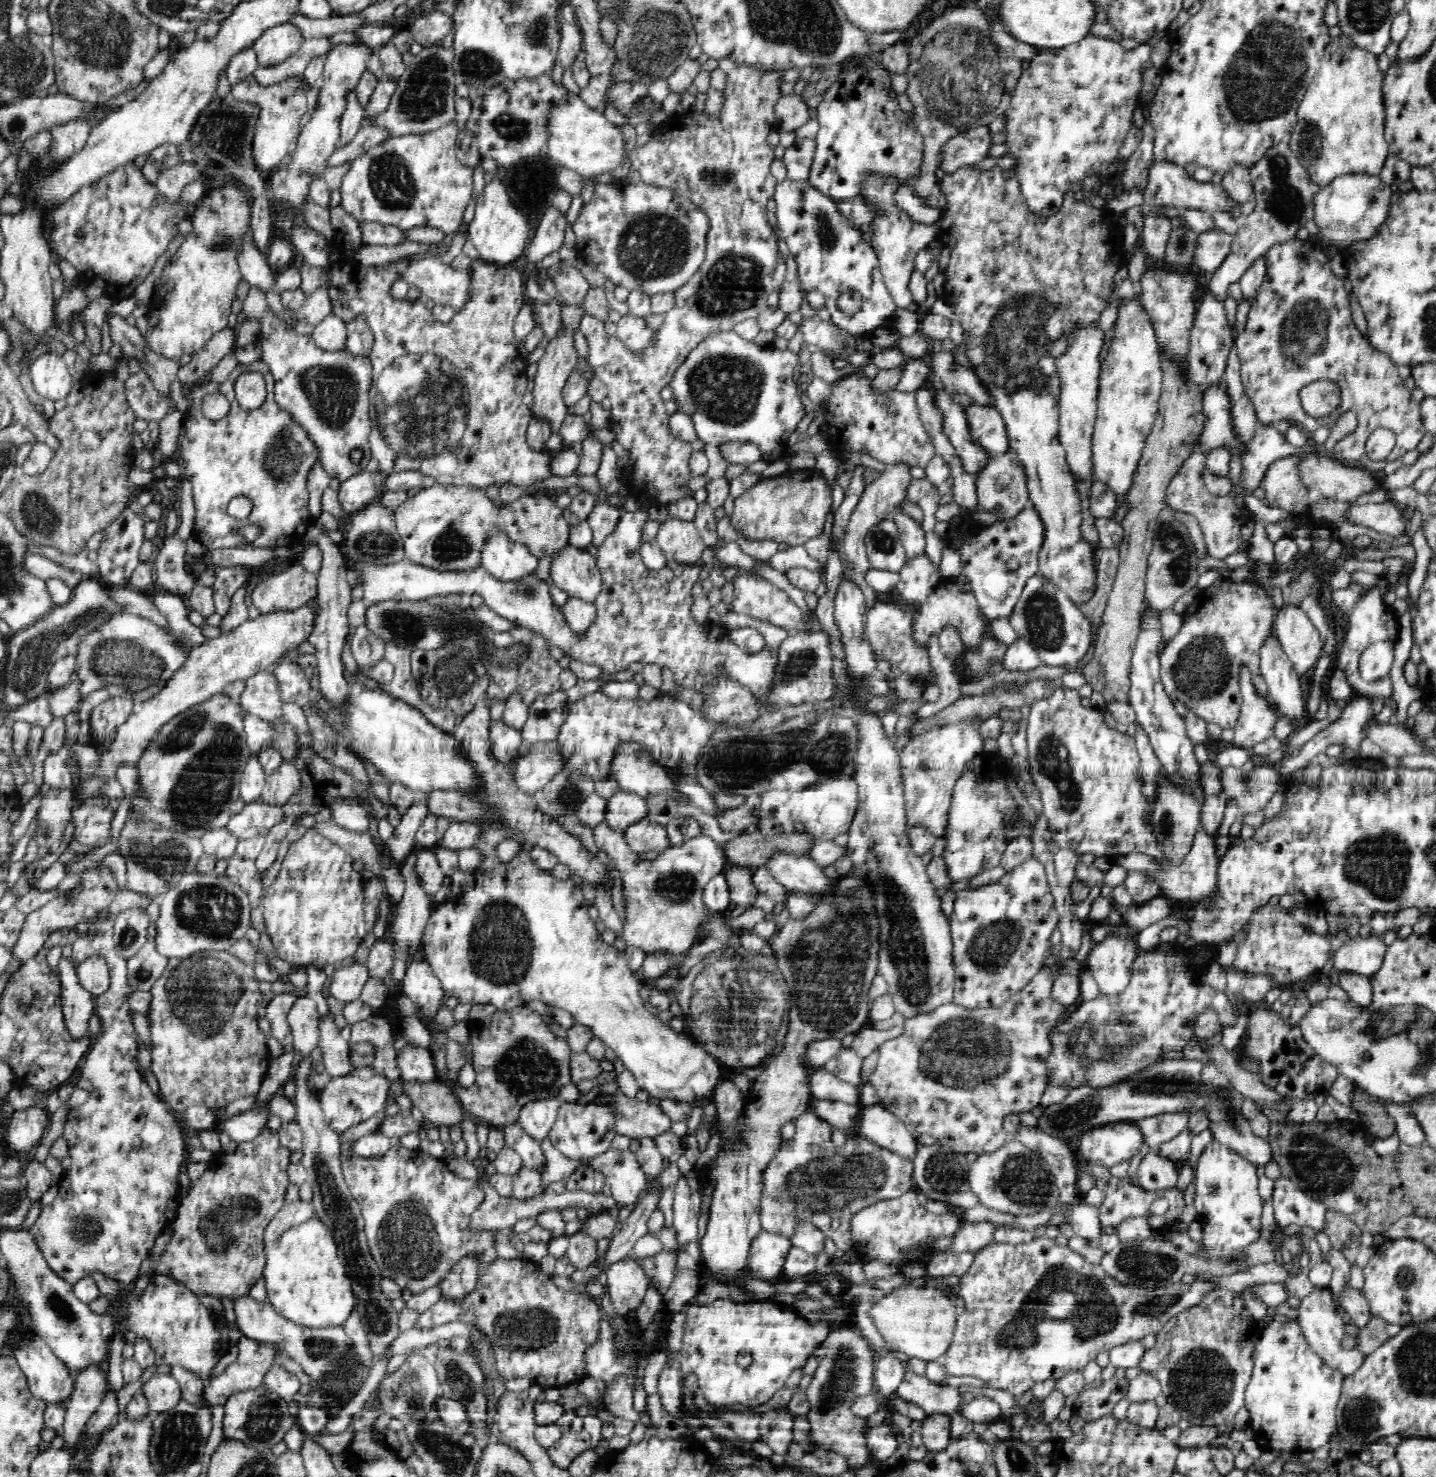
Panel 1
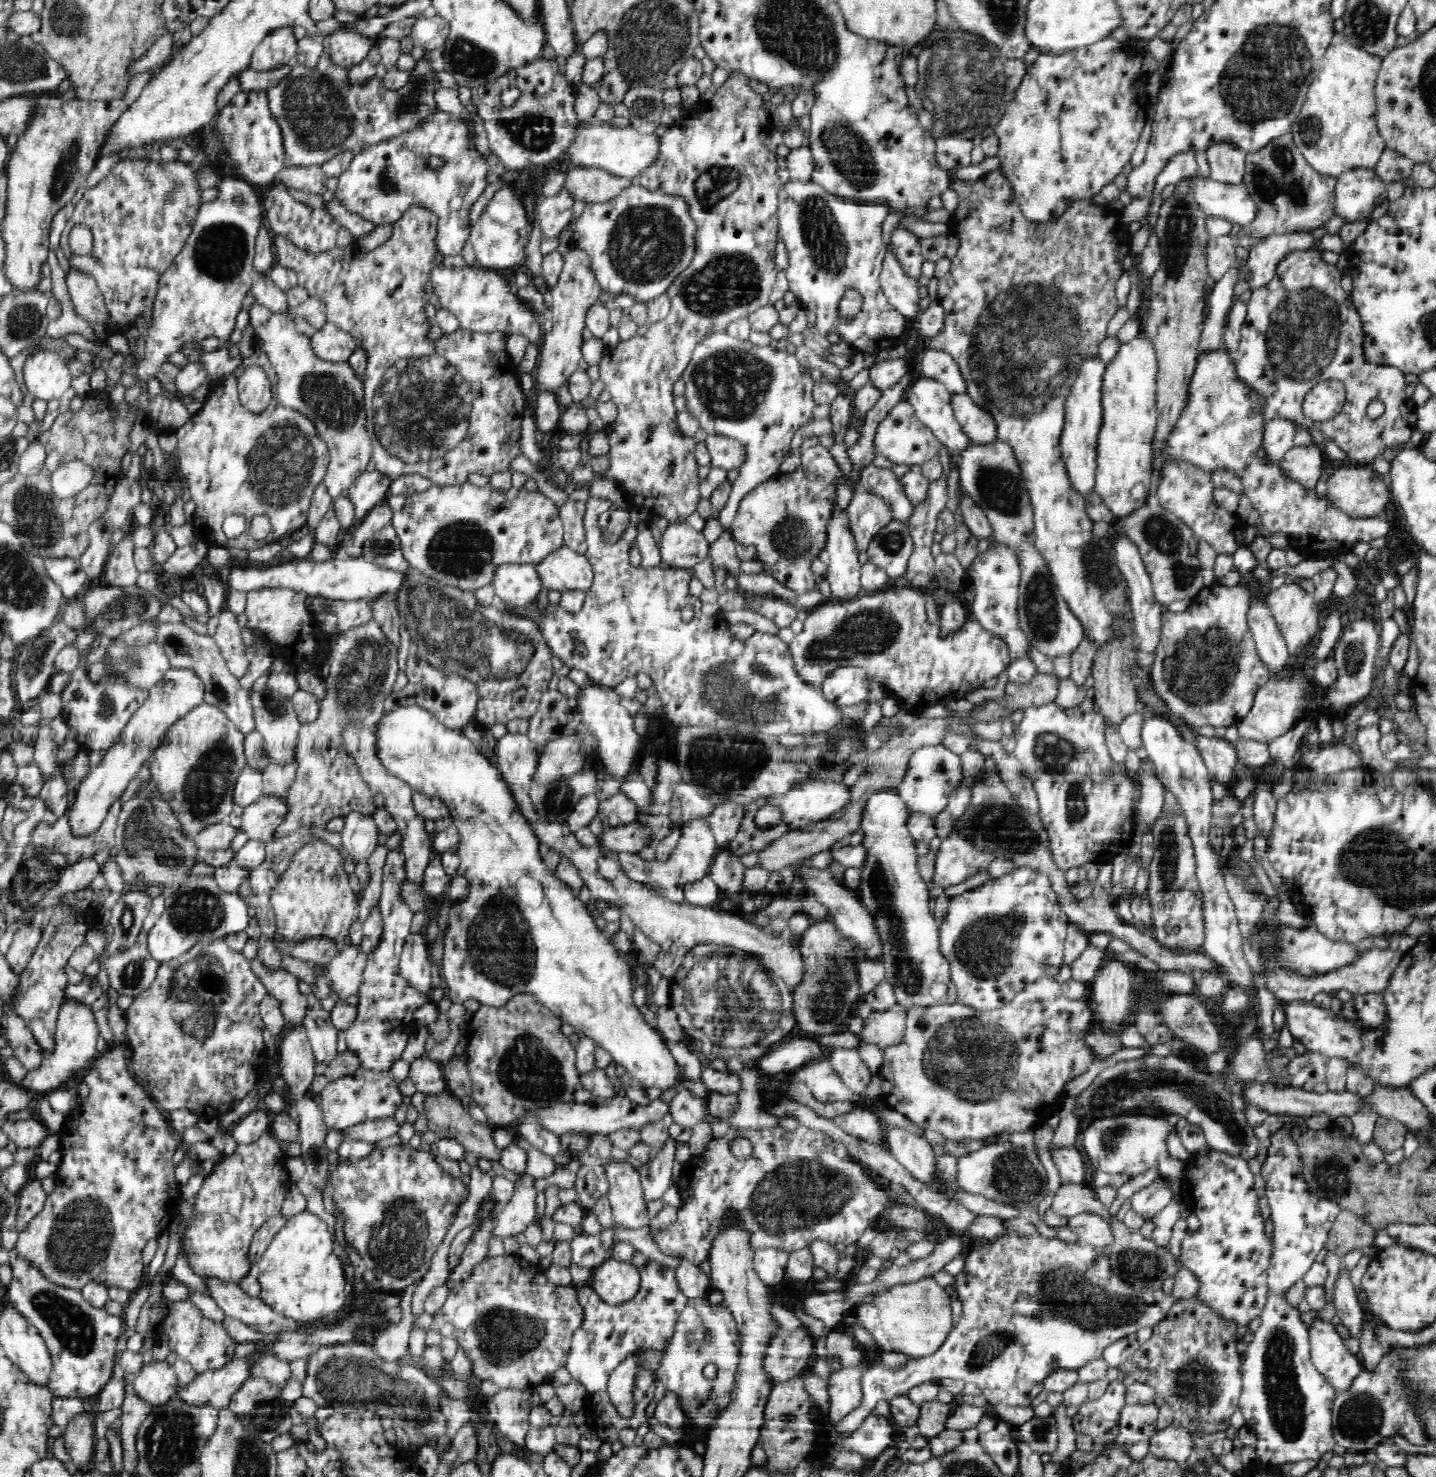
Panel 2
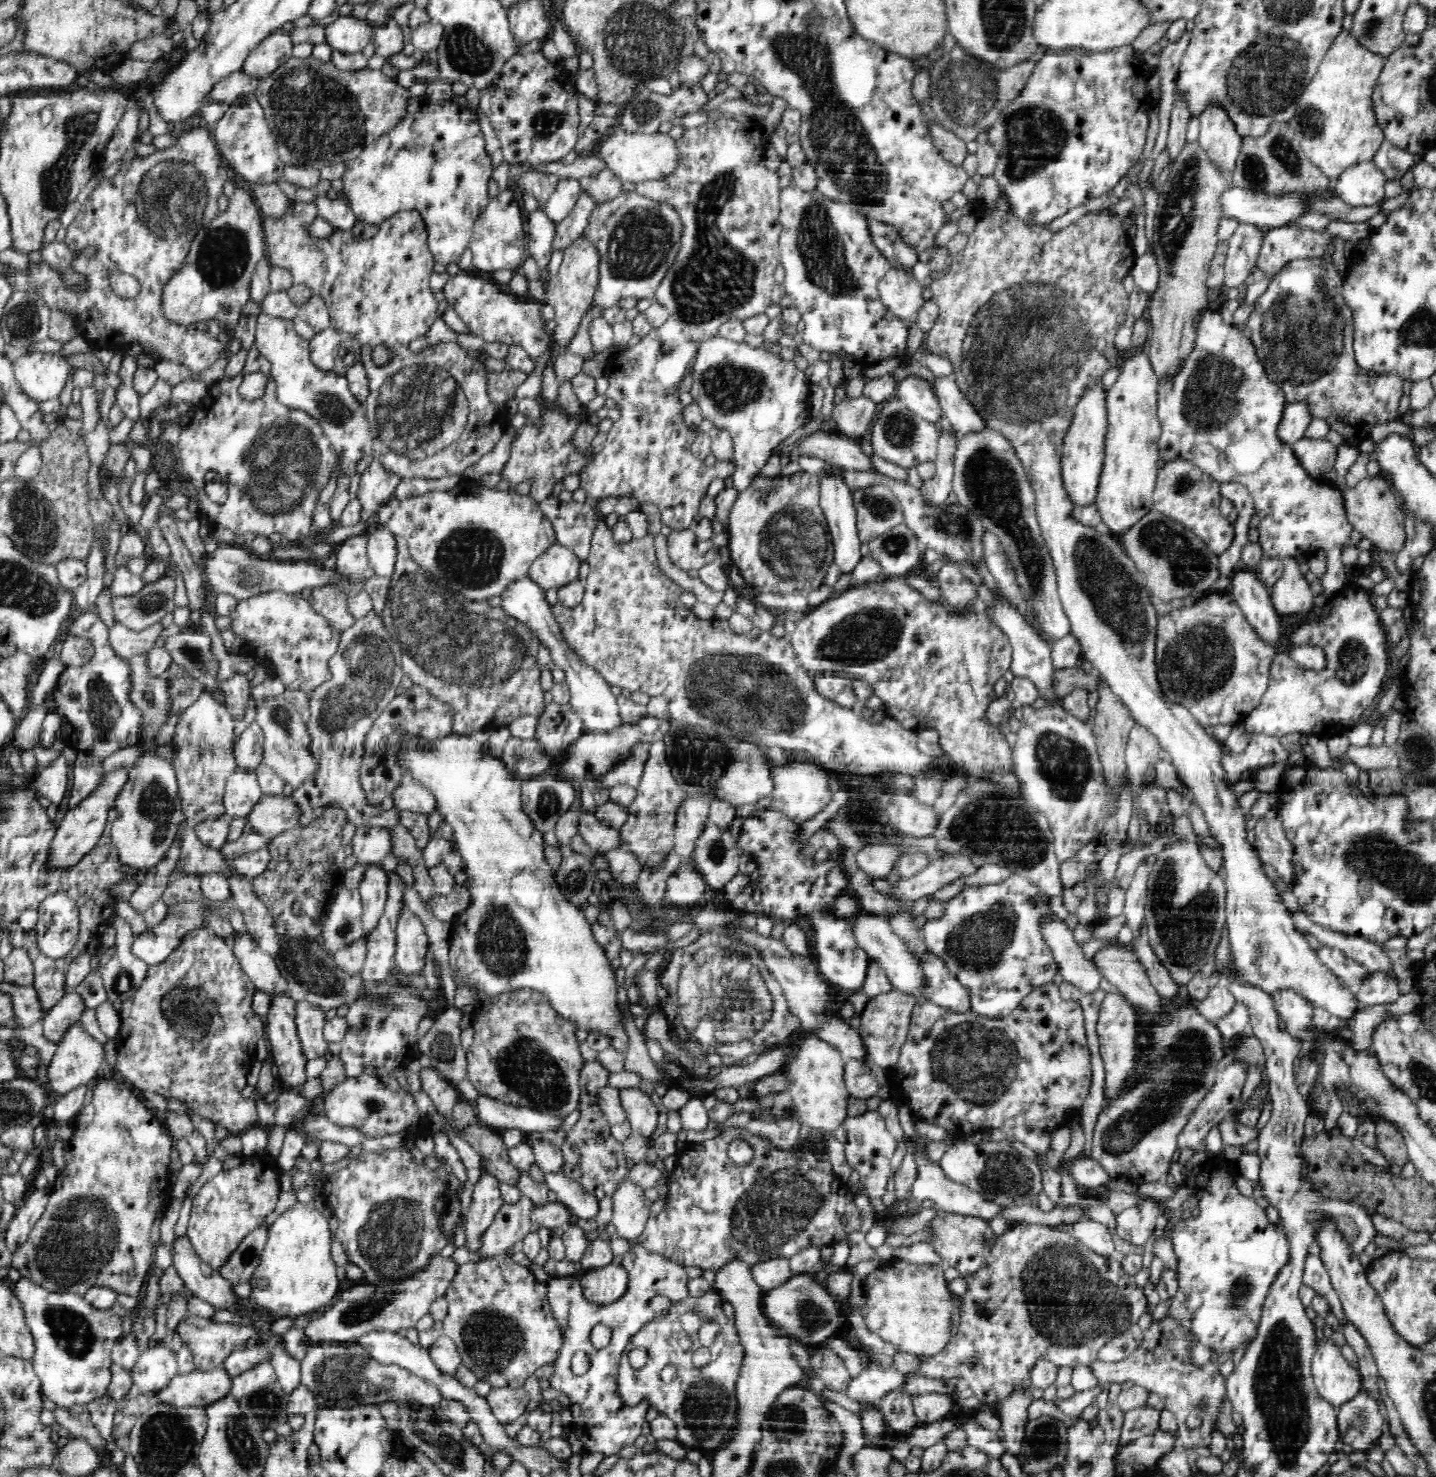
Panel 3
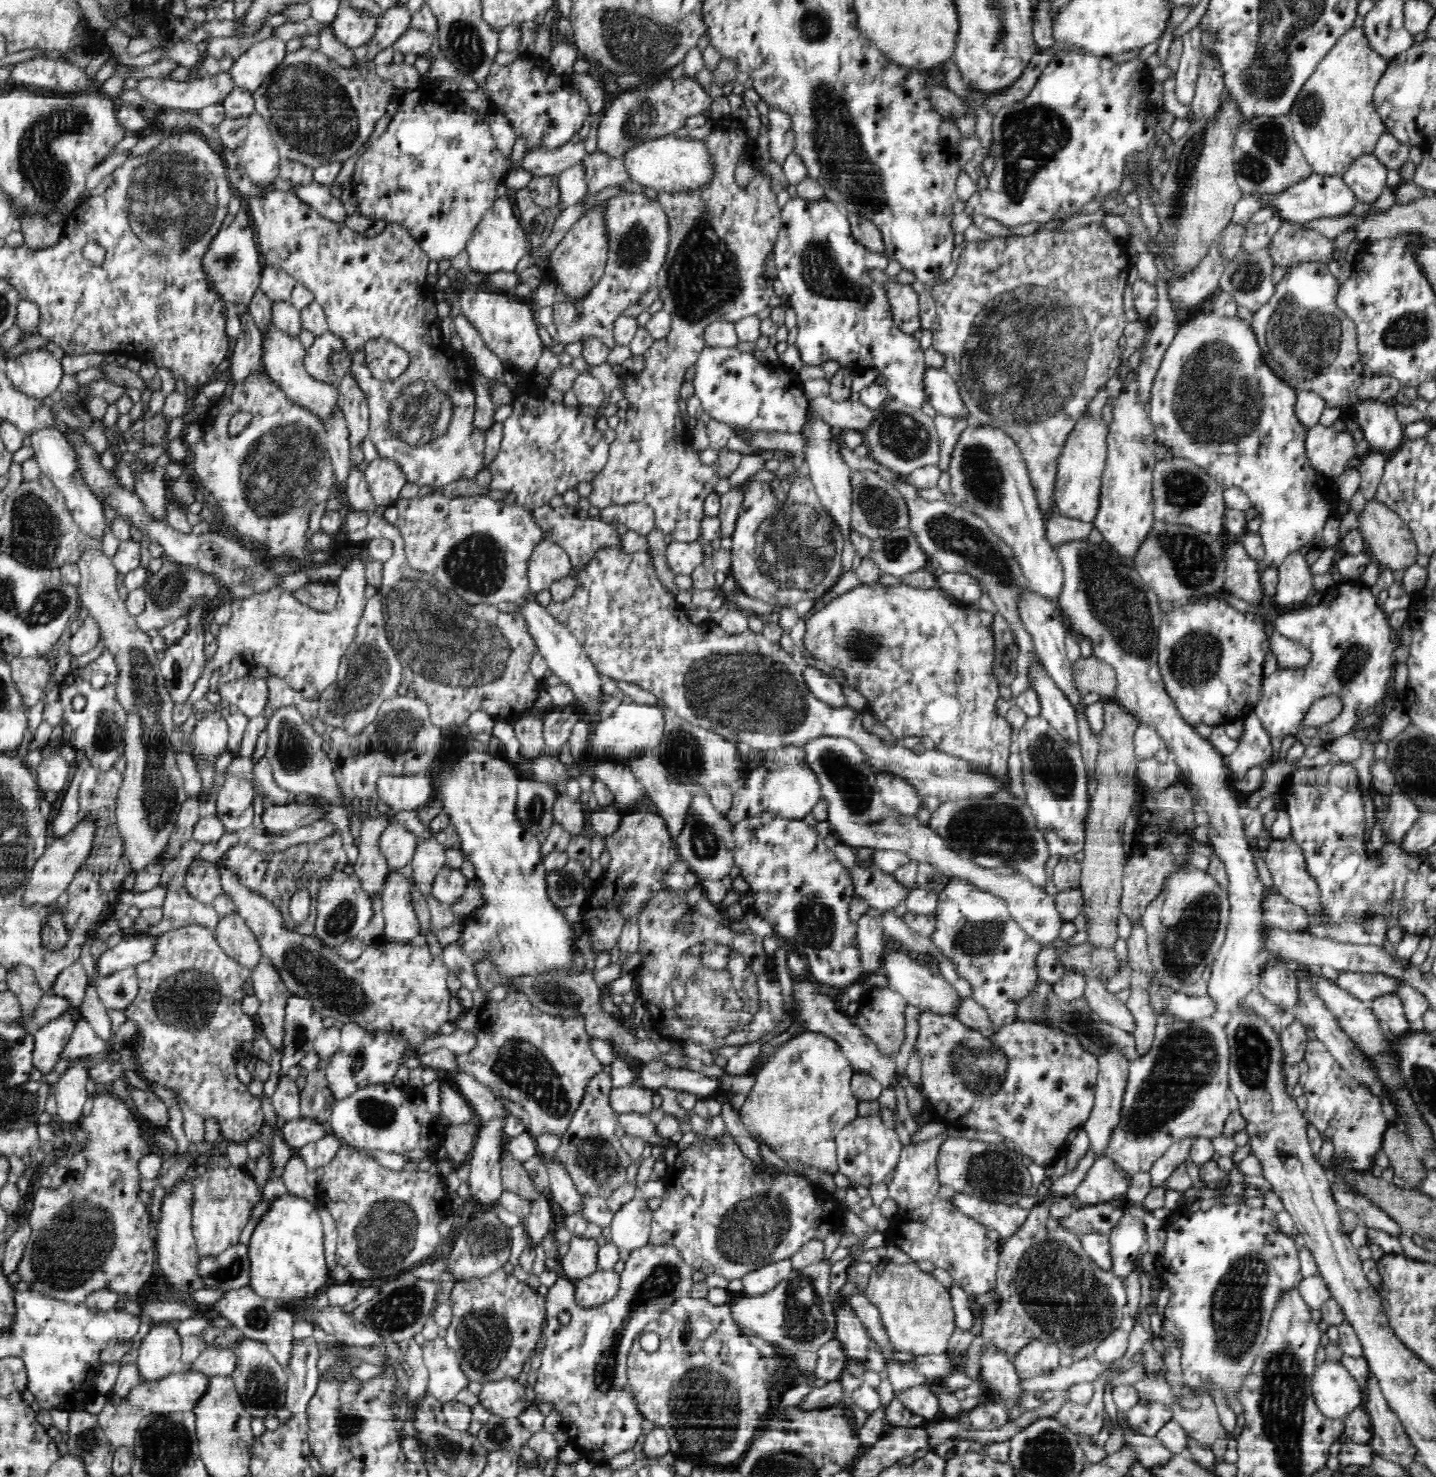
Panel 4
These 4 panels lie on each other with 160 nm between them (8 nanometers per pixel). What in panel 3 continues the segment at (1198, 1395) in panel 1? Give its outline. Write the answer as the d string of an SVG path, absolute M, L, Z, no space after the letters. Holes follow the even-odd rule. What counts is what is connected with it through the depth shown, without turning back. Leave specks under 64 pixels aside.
M1164 1318L1156 1324L1152 1323L1148 1330L1142 1332L1144 1342L1140 1348L1120 1363L1106 1363L1096 1359L1089 1364L1090 1370L1098 1381L1107 1380L1115 1389L1123 1383L1131 1381L1135 1386L1142 1387L1147 1393L1157 1394L1164 1402L1165 1409L1175 1415L1178 1434L1182 1445L1195 1455L1206 1457L1210 1454L1212 1432L1216 1426L1218 1404L1226 1396L1224 1382L1218 1374L1218 1366L1214 1362L1204 1364L1204 1368L1194 1368L1190 1364L1190 1334L1180 1328L1180 1321L1173 1318ZM1200 1404L1206 1404L1206 1410L1200 1410Z

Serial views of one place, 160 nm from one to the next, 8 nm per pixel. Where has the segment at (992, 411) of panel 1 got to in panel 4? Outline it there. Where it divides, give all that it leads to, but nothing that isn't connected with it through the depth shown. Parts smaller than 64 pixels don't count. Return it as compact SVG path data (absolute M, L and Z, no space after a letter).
M927 367L924 373L927 401L937 413L950 416L954 420L969 420L969 409L962 400L957 381L944 367Z

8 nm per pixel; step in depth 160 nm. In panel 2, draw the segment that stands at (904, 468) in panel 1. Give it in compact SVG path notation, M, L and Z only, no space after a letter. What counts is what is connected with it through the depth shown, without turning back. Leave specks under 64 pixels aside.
M856 492L847 509L850 521L850 533L854 537L856 549L867 550L876 534L889 522L892 516L890 509L881 499L865 492Z

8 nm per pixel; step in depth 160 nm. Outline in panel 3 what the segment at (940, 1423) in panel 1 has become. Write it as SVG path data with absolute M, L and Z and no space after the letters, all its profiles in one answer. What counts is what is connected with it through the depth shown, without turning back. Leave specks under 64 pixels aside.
M934 1392L916 1394L916 1396L912 1395L912 1403L917 1421L921 1426L951 1418L953 1402L950 1395L935 1394Z

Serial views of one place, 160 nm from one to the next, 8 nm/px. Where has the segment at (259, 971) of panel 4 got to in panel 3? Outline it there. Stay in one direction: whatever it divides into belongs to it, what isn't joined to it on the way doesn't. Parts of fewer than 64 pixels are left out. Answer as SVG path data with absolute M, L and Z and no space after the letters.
M278 994L277 997L271 997L271 1007L264 1016L265 1033L267 1045L270 1051L270 1060L278 1068L279 1082L285 1087L299 1089L306 1082L306 1059L305 1050L302 1049L301 1038L298 1037L297 1024L295 1023L295 1008L297 1002L287 994Z

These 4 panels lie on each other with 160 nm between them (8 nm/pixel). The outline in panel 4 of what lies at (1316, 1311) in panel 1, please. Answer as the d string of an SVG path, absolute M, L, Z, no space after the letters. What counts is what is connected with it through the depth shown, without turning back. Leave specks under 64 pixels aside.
M1325 1360L1317 1366L1311 1390L1318 1410L1328 1419L1343 1419L1364 1404L1356 1380L1340 1361Z

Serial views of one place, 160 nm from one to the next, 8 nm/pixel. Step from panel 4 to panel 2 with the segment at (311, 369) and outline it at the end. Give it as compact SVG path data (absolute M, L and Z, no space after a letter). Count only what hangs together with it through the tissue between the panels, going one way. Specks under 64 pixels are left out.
M326 322L311 336L313 351L322 360L330 362L349 360L357 344L357 340L349 332L331 322Z

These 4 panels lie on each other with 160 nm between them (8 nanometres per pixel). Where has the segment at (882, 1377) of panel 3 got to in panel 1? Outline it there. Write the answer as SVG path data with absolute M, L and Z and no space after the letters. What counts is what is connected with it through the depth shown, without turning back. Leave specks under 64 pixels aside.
M1034 1237L1029 1243L1008 1244L1008 1243L990 1243L984 1248L981 1248L974 1255L974 1260L966 1274L960 1277L958 1283L959 1296L964 1300L965 1311L957 1315L953 1340L949 1344L949 1350L945 1352L945 1356L940 1360L941 1364L948 1374L952 1376L974 1376L980 1379L984 1385L992 1386L994 1389L1010 1392L1014 1399L1018 1401L1025 1391L1032 1391L1033 1386L1039 1382L1046 1380L1057 1380L1066 1376L1068 1372L1083 1370L1088 1362L1092 1362L1098 1354L1114 1348L1119 1344L1131 1340L1139 1340L1144 1338L1146 1334L1157 1334L1173 1316L1180 1314L1182 1311L1189 1310L1190 1307L1196 1307L1198 1303L1204 1299L1206 1294L1214 1292L1217 1288L1210 1283L1183 1284L1167 1284L1155 1289L1142 1289L1137 1286L1125 1285L1120 1281L1108 1276L1101 1265L1091 1264L1080 1254L1072 1251L1068 1245L1060 1246L1056 1244L1054 1239L1048 1237Z

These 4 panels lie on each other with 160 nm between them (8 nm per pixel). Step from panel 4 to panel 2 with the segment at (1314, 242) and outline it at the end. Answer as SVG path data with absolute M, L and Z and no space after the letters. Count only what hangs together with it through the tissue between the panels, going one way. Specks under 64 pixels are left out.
M1296 231L1284 235L1270 235L1266 240L1258 242L1250 250L1247 268L1250 278L1246 280L1251 289L1262 288L1270 282L1276 272L1278 262L1287 253L1295 249L1309 249L1314 246L1314 236L1311 231Z

